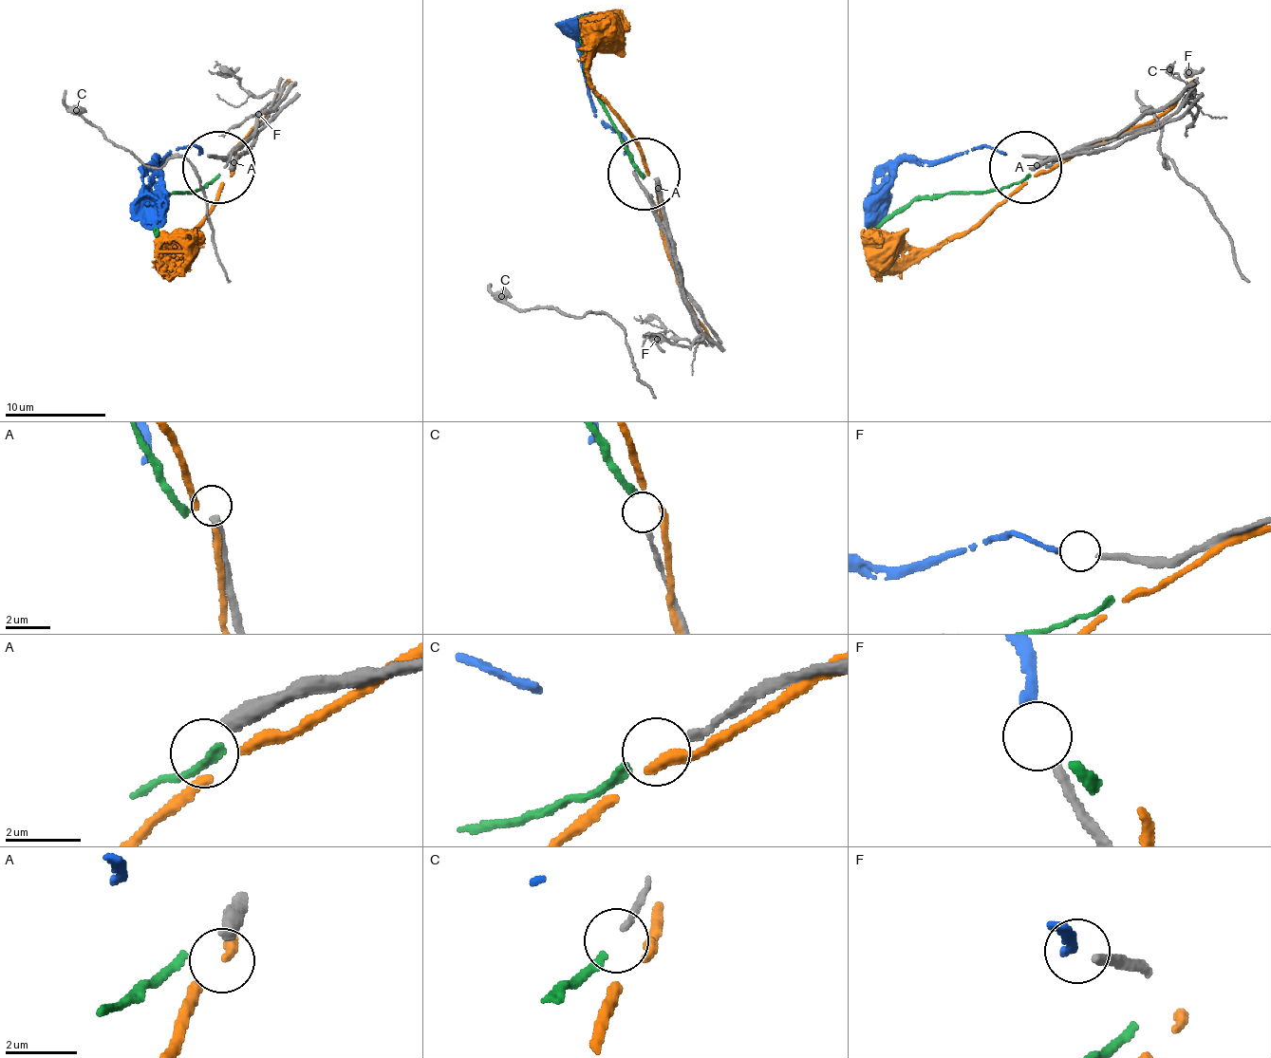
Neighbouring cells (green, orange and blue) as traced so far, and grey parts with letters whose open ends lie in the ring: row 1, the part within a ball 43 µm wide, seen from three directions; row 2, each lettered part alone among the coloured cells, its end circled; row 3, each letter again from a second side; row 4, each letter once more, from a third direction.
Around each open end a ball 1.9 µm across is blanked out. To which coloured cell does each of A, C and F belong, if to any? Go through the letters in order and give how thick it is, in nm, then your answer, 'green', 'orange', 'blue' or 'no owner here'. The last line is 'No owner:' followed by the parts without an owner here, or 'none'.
A: 440 nm thick; no owner here
C: 190 nm thick; green
F: 260 nm thick; blue
No owner: A

